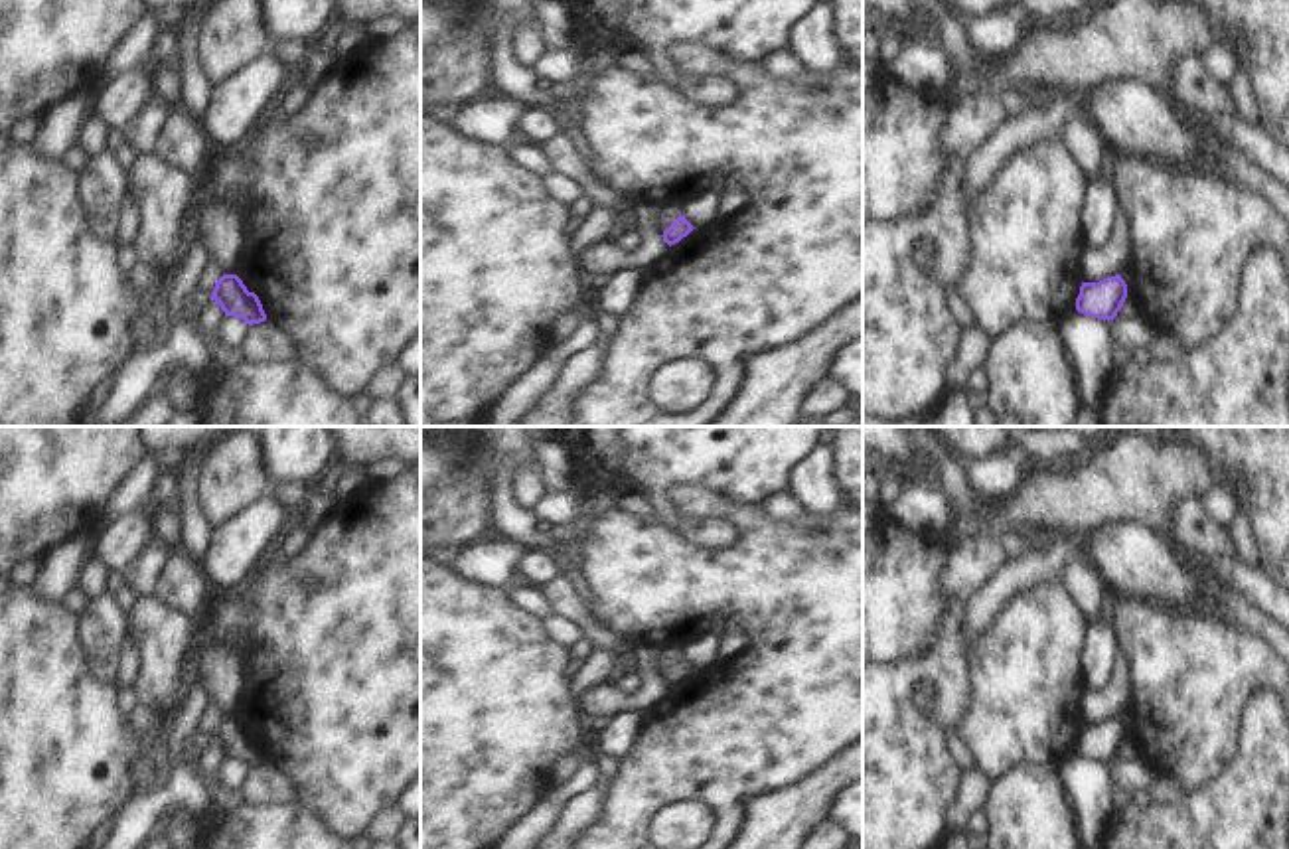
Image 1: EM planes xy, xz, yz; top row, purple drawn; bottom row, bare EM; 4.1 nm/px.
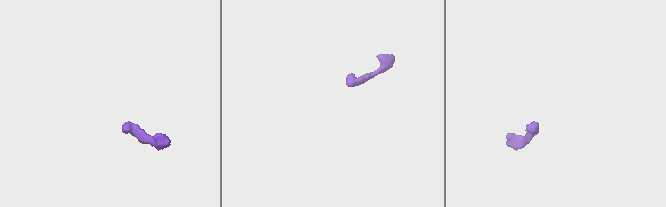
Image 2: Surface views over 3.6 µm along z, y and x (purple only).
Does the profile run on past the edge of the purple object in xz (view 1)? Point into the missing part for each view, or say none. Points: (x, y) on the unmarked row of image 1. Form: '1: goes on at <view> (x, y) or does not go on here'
1: does not go on here

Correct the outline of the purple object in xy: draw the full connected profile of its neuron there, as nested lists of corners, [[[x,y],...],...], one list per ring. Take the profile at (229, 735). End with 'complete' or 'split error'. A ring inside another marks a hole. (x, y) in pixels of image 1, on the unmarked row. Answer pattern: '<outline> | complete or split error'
[[[223,717],[211,734],[225,758],[243,760],[249,768],[266,762],[263,746],[255,734],[249,734],[237,717]]] | complete

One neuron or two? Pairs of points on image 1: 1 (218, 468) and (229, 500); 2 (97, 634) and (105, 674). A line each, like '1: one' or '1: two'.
1: one
2: one

